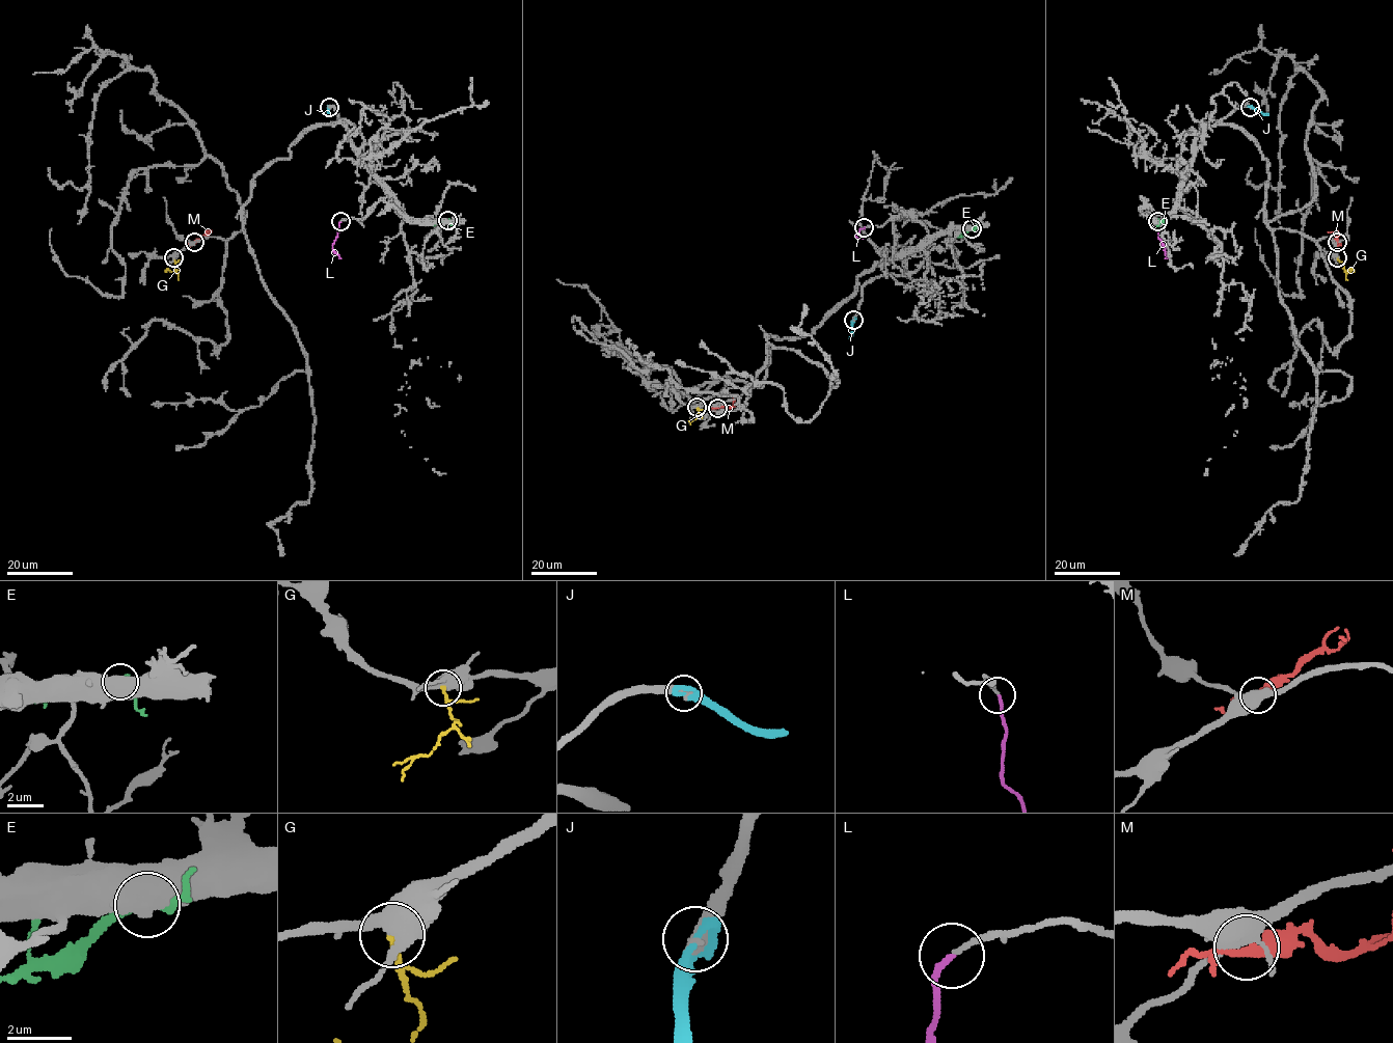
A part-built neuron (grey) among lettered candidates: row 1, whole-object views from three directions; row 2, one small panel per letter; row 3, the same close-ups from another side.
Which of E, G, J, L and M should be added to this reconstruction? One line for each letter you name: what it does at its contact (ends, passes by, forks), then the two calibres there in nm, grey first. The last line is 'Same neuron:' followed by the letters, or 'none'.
J: it passes by; calibres 460 and 280 nm
L: it ends; calibres 140 and 170 nm
Same neuron: J, L

